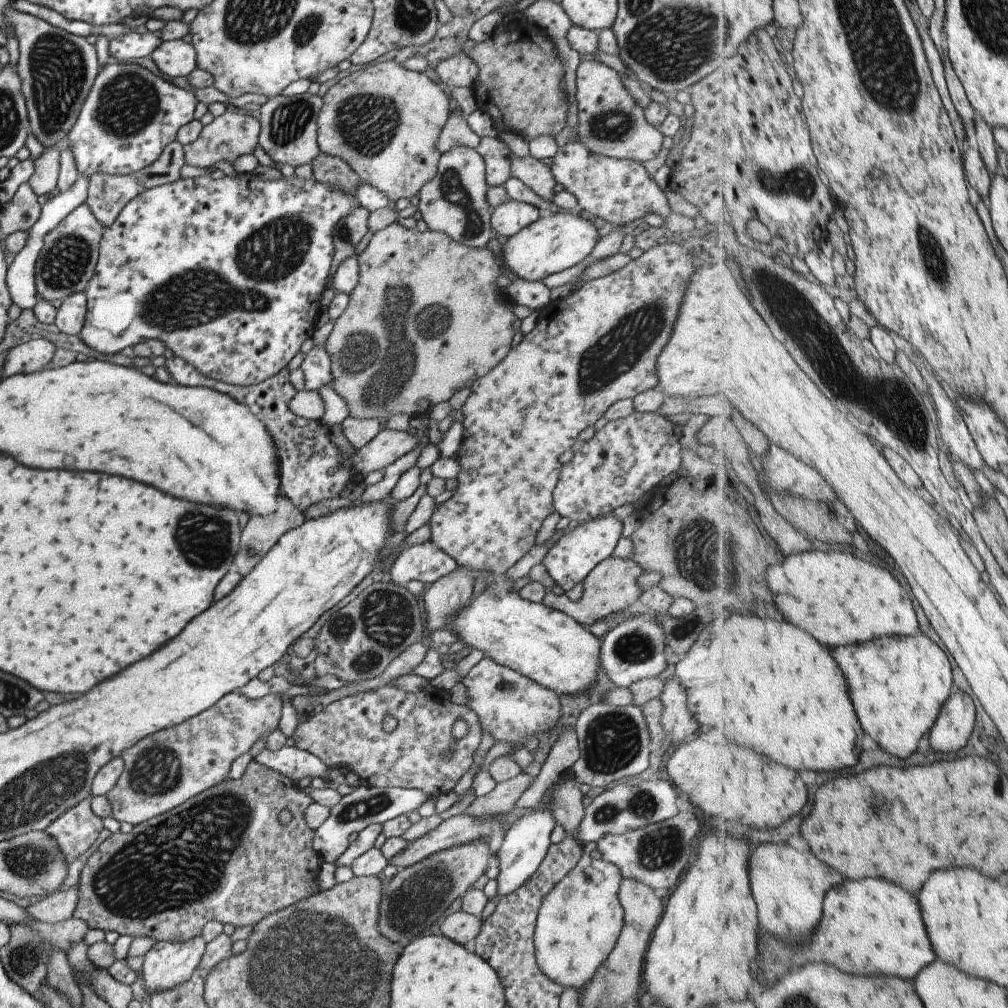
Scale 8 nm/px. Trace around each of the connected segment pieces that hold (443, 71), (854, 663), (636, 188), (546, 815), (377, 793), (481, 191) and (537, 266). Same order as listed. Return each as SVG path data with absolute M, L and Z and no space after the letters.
M466 53L453 55L437 65L437 74L442 81L442 86L454 94L454 90L462 90L462 86L469 86L474 90L476 81L479 80L479 68Z
M921 632L913 637L896 635L879 638L862 646L838 648L838 662L842 662L846 678L850 678L850 686L854 690L854 706L858 706L858 714L862 714L862 724L866 726L866 732L884 750L900 758L910 758L912 754L918 752L920 742L924 740L926 734L930 735L944 705L956 692L950 656L934 642L933 638Z
M582 141L561 146L549 166L554 180L576 196L578 208L608 224L624 226L654 213L664 220L671 213L665 192L660 190L641 162L592 153Z
M544 795L540 810L533 810L534 812L520 818L510 830L505 832L502 846L497 852L498 868L500 869L497 877L497 896L499 898L518 890L535 873L546 856L551 845L550 834L557 823L554 820L553 811L548 808L548 801L549 797Z
M362 783L352 796L343 798L331 809L330 820L317 832L317 838L313 840L313 849L322 860L335 863L348 848L350 839L355 834L371 824L384 824L398 815L410 813L427 800L434 802L434 798L418 789L370 787Z
M456 148L446 151L440 157L435 177L419 192L417 210L420 210L428 230L447 234L467 247L484 249L494 234L487 187L485 162L477 149Z
M576 210L553 213L525 226L519 233L508 237L502 245L503 265L525 281L540 281L551 274L566 270L586 258L594 248L596 232L594 220L584 218Z

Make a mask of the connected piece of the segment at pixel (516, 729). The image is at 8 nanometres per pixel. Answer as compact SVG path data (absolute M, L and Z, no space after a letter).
M485 656L475 664L467 672L462 683L468 696L468 703L465 706L478 715L483 734L492 734L495 744L513 744L510 756L516 750L524 748L526 738L537 737L538 734L558 726L562 714L560 695L522 676L518 671L496 662L492 657Z

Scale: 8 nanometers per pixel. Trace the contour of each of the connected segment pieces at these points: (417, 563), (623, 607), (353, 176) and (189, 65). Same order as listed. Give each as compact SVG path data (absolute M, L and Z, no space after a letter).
M425 542L401 552L388 573L388 579L400 586L405 586L410 580L420 580L429 586L458 568L459 564L450 555Z
M613 556L597 564L590 572L588 578L582 581L583 593L579 599L570 600L566 594L557 596L546 592L546 598L541 600L544 606L565 612L568 616L576 619L581 625L588 628L597 620L603 620L611 614L631 610L638 606L641 588L637 585L637 578L646 571L634 560L614 559Z
M319 155L313 160L313 178L329 187L349 195L355 195L361 184L359 176L341 158Z
M181 39L162 41L150 58L168 78L187 77L197 66L193 44Z

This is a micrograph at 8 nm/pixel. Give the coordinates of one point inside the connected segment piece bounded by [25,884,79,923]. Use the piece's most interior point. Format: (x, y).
(55, 908)

